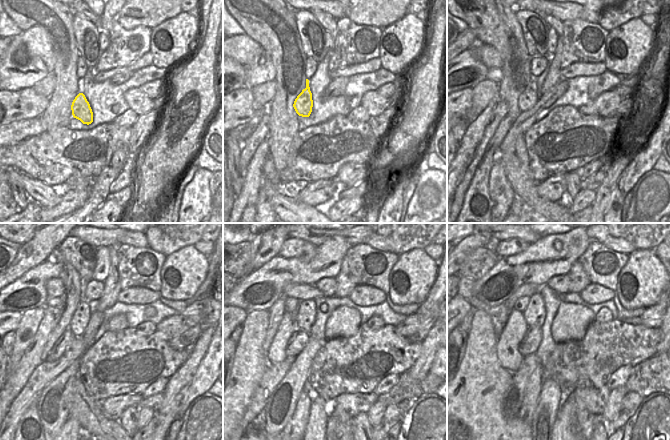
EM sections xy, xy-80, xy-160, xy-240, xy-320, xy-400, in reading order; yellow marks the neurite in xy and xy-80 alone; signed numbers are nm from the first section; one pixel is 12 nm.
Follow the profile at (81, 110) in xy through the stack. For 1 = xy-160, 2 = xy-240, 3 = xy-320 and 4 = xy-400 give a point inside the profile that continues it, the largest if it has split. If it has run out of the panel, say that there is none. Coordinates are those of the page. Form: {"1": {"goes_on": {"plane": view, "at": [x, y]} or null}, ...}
{"1": {"goes_on": {"plane": "xy-160", "at": [528, 99]}}, "2": {"goes_on": {"plane": "xy-240", "at": [81, 317]}}, "3": {"goes_on": {"plane": "xy-320", "at": [306, 312]}}, "4": {"goes_on": {"plane": "xy-400", "at": [534, 314]}}}

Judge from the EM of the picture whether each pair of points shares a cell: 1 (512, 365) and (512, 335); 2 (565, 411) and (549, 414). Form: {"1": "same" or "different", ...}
{"1": "same", "2": "different"}

